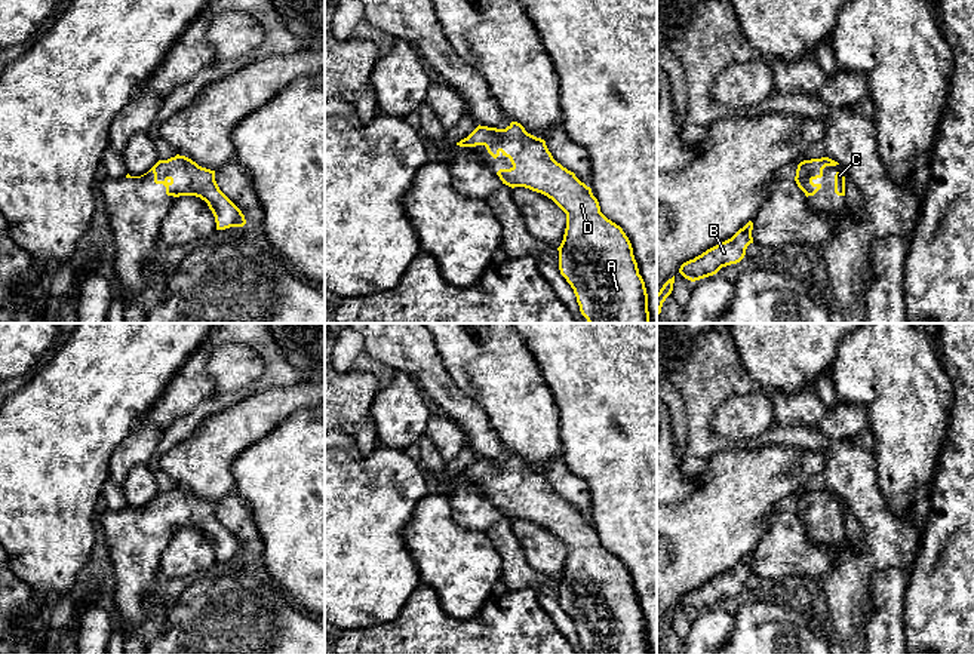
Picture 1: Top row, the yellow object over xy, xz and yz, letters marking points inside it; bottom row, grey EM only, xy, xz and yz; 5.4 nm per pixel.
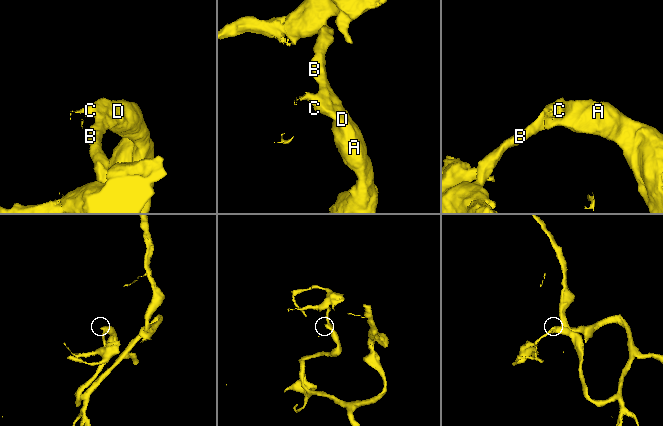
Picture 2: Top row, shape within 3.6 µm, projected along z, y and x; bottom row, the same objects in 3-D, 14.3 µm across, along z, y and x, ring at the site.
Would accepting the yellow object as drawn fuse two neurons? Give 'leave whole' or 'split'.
leave whole

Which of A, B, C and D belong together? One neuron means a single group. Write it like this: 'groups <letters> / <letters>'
groups A B C D

